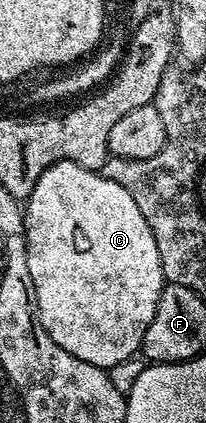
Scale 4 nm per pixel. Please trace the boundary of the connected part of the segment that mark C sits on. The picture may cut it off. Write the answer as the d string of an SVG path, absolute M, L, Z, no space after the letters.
M66 159L55 163L37 181L33 193L25 201L23 229L27 236L27 264L33 292L33 306L37 312L37 322L65 349L65 353L73 353L81 361L89 361L89 365L108 369L119 362L132 358L142 348L145 329L149 329L149 321L153 321L153 313L157 313L157 301L165 286L161 257L157 249L157 241L153 237L153 229L149 229L149 221L141 217L141 209L137 209L137 201L117 185L117 181L109 181L98 171L90 171L73 161Z

